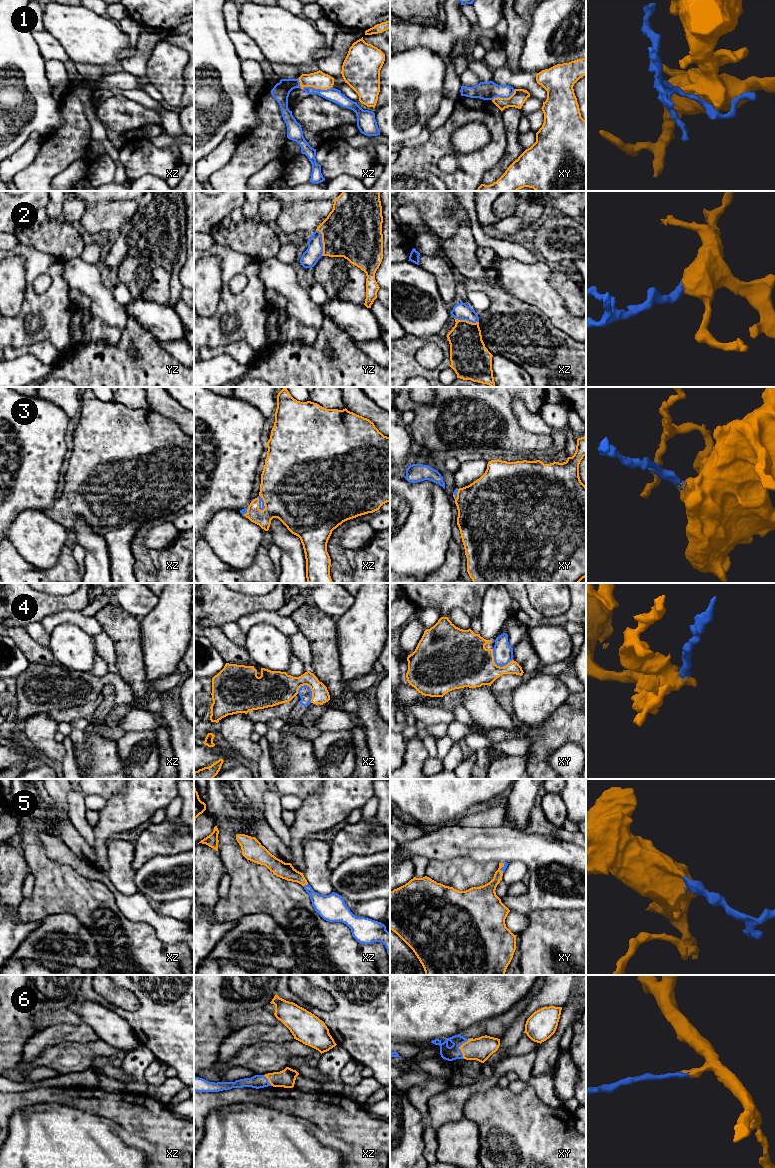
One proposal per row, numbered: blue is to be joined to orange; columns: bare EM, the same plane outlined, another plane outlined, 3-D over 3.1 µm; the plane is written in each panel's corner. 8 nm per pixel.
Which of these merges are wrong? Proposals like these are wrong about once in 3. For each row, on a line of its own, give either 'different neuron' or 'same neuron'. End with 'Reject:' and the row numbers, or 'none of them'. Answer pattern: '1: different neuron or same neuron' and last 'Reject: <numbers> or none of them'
1: different neuron
2: same neuron
3: same neuron
4: different neuron
5: same neuron
6: same neuron
Reject: 1, 4

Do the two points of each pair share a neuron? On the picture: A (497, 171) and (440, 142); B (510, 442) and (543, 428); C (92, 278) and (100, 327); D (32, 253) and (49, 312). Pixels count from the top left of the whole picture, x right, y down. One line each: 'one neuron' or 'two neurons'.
A: two neurons
B: two neurons
C: two neurons
D: one neuron

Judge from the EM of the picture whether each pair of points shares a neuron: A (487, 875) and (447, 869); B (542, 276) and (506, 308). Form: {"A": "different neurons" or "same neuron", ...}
{"A": "same neuron", "B": "different neurons"}

